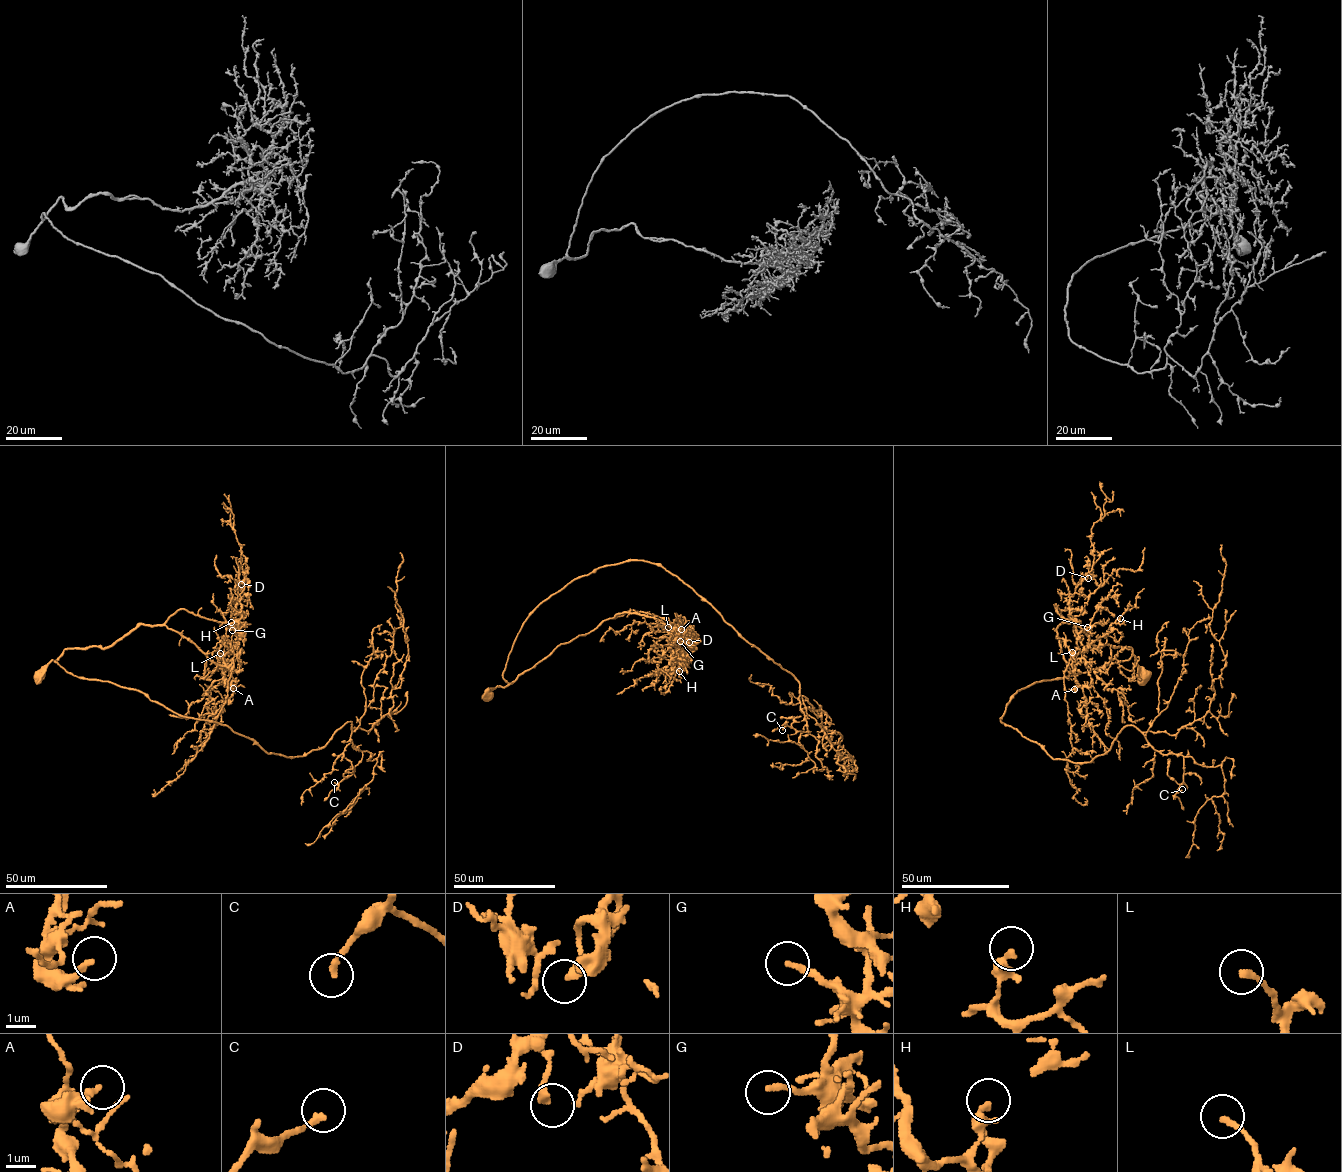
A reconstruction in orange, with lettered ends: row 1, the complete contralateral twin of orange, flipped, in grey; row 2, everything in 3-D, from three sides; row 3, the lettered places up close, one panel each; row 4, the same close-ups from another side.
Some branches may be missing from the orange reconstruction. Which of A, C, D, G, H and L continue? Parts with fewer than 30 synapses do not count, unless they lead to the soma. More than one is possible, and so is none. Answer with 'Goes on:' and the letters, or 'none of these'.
Goes on: L

